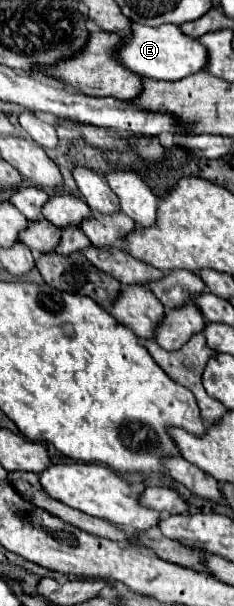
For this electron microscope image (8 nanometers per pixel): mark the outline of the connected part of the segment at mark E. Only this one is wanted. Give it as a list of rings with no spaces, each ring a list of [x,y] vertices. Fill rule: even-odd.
[[[131,23],[131,33],[123,37],[123,41],[113,51],[113,57],[127,67],[129,71],[151,77],[151,79],[165,79],[177,81],[187,75],[201,71],[207,65],[207,51],[197,39],[191,39],[181,33],[177,25],[161,25],[161,27],[147,27],[139,23]]]

